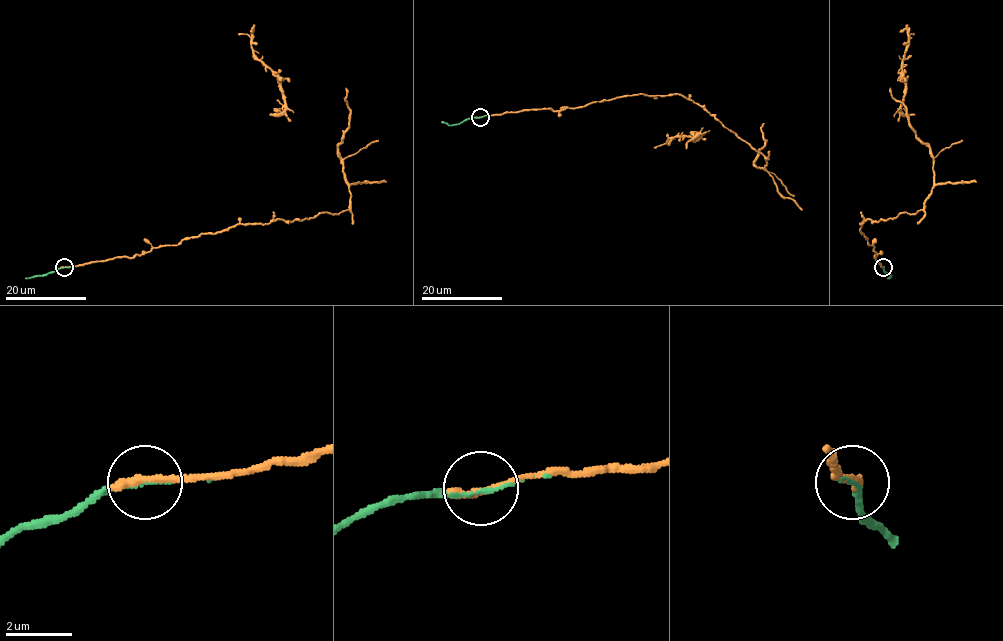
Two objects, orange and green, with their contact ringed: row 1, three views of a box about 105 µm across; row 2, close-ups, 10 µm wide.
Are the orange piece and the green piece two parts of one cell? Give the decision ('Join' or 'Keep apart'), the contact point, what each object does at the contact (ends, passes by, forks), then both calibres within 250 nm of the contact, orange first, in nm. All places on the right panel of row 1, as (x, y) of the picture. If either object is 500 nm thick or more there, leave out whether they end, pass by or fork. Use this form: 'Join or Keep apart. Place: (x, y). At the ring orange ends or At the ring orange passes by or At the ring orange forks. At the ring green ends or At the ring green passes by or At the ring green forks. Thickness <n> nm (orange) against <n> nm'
Join. Place: (883, 267). At the ring orange ends. At the ring green passes by. Thickness 280 nm (orange) against 70 nm

